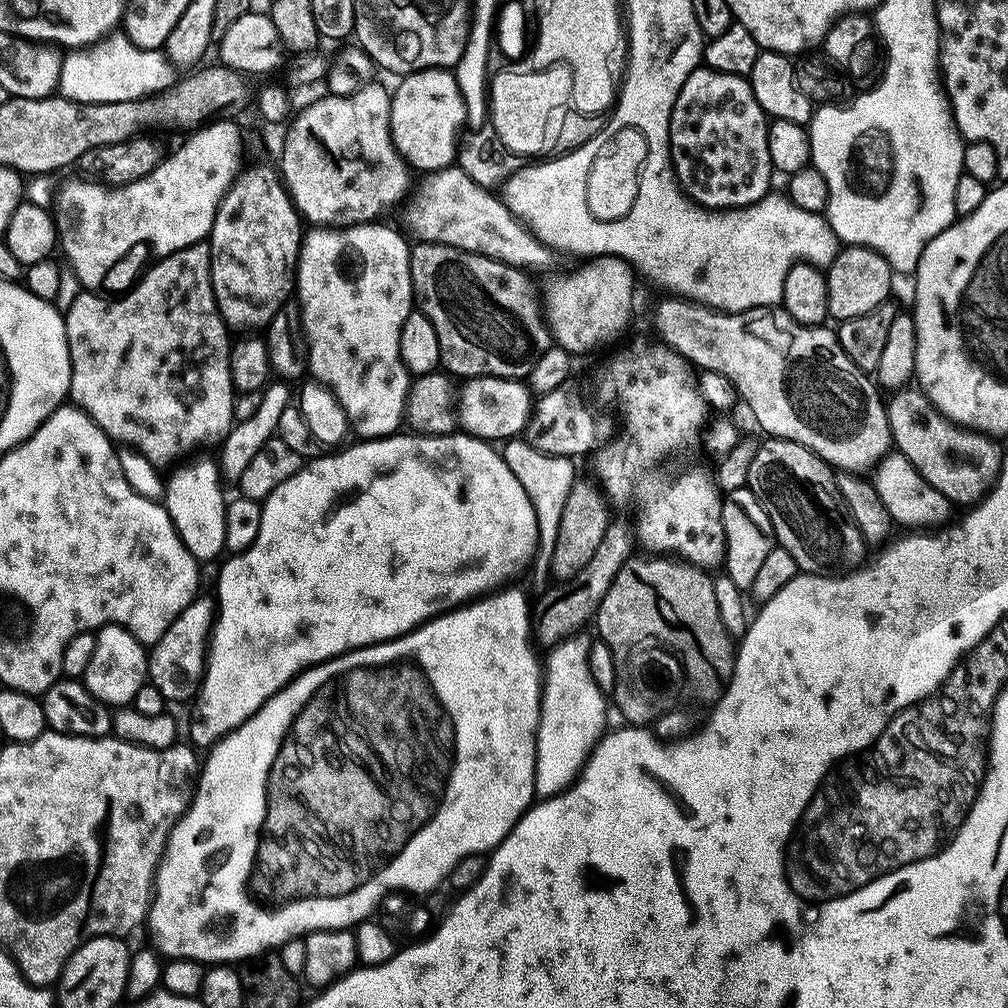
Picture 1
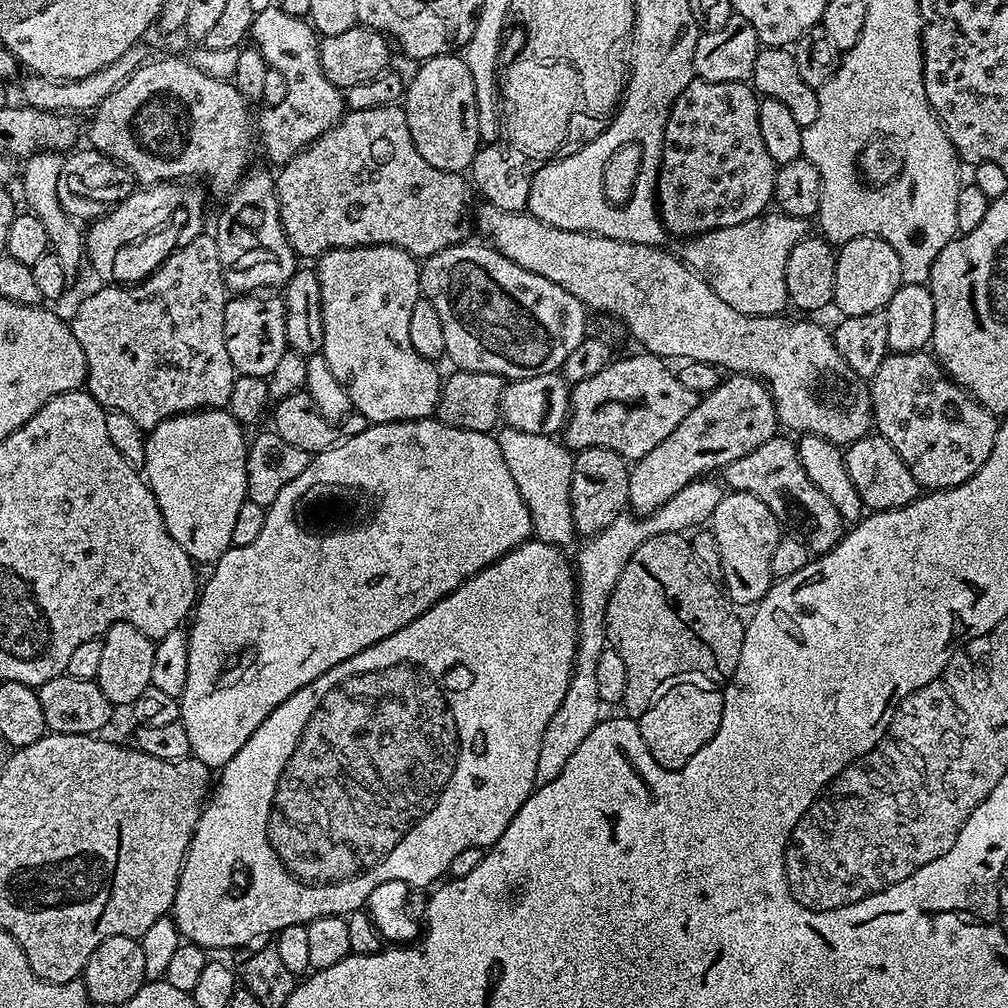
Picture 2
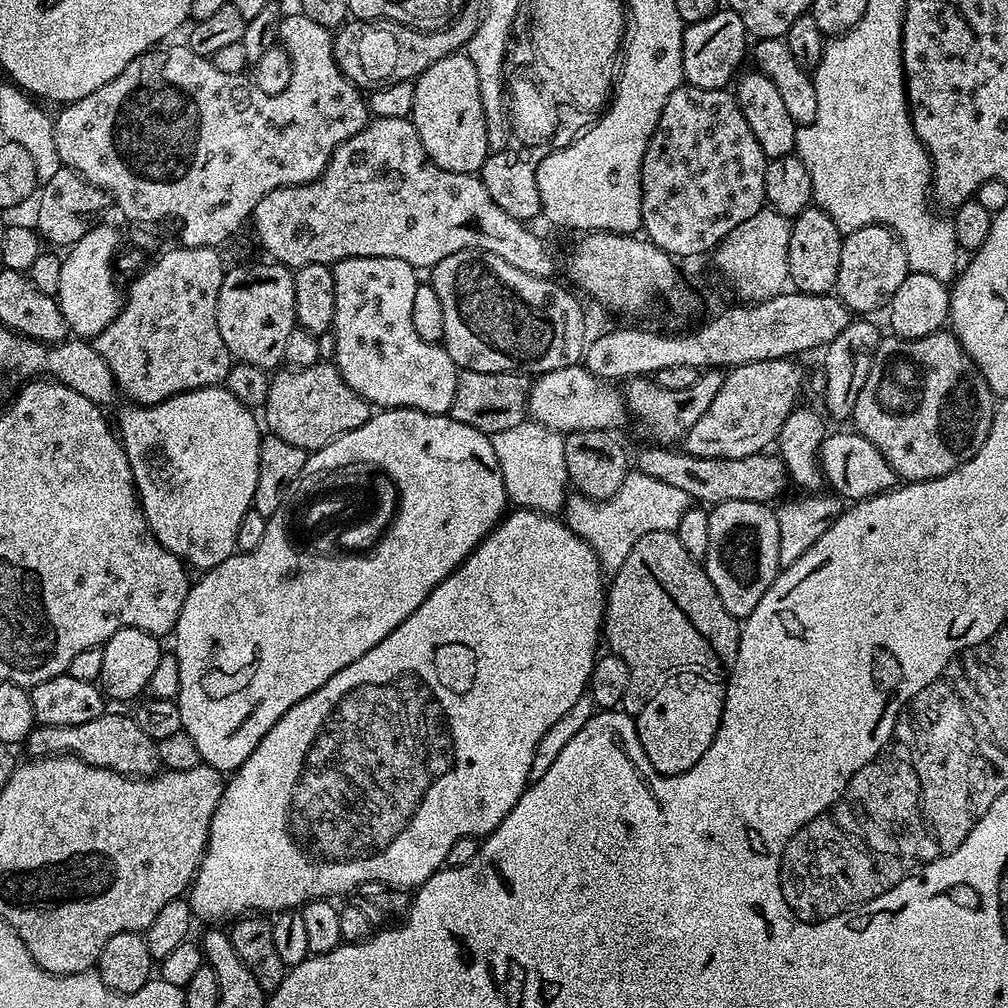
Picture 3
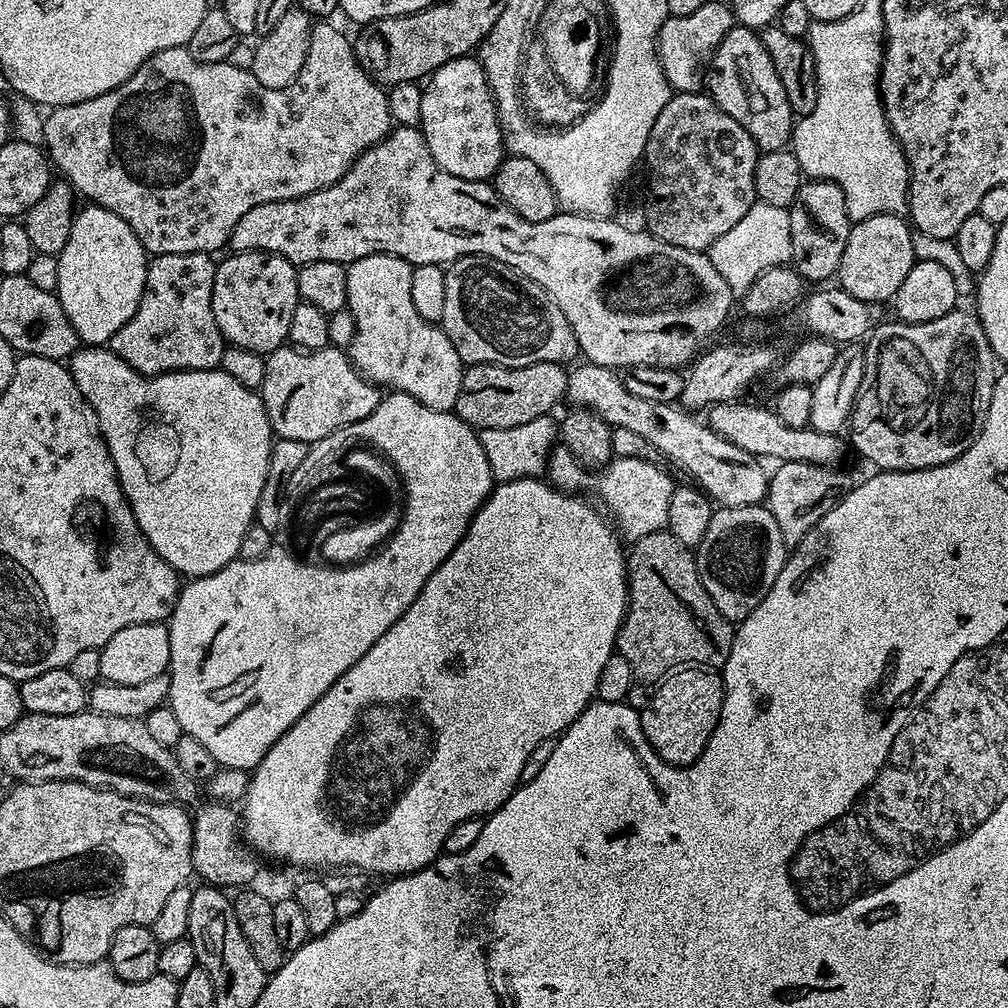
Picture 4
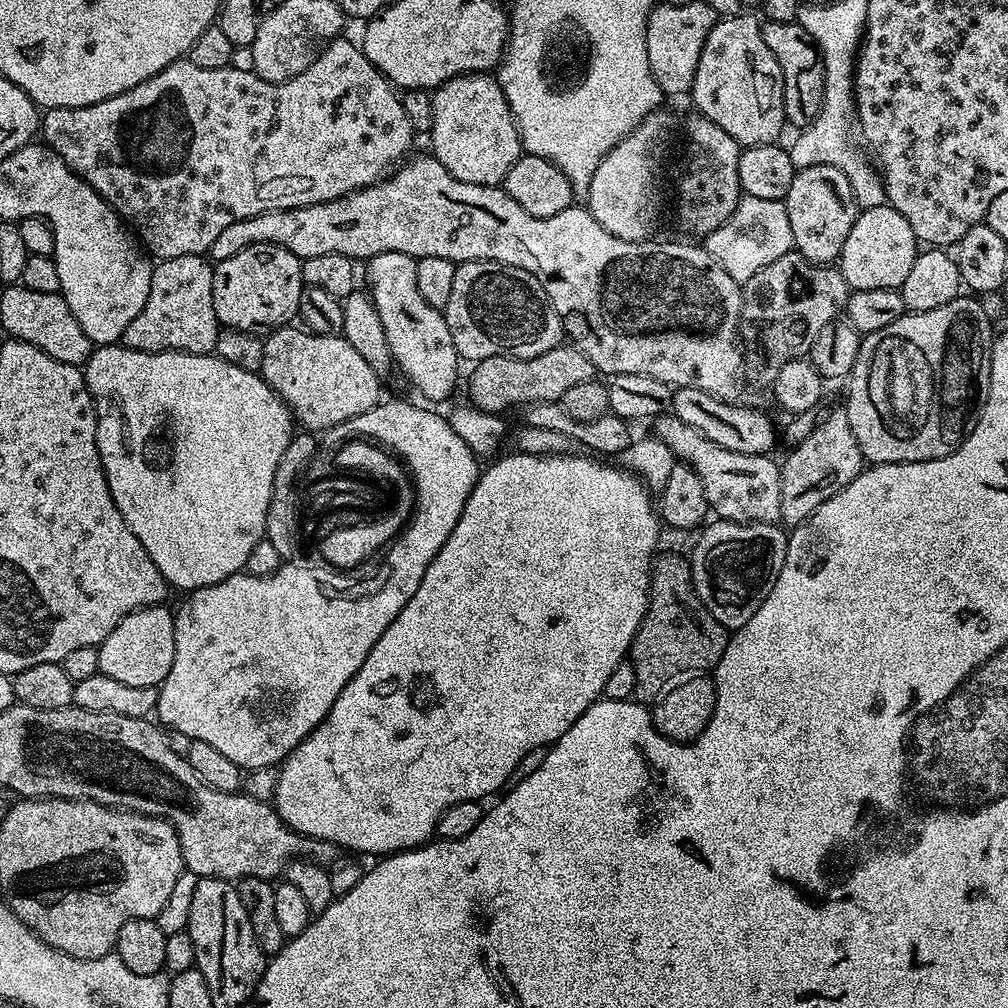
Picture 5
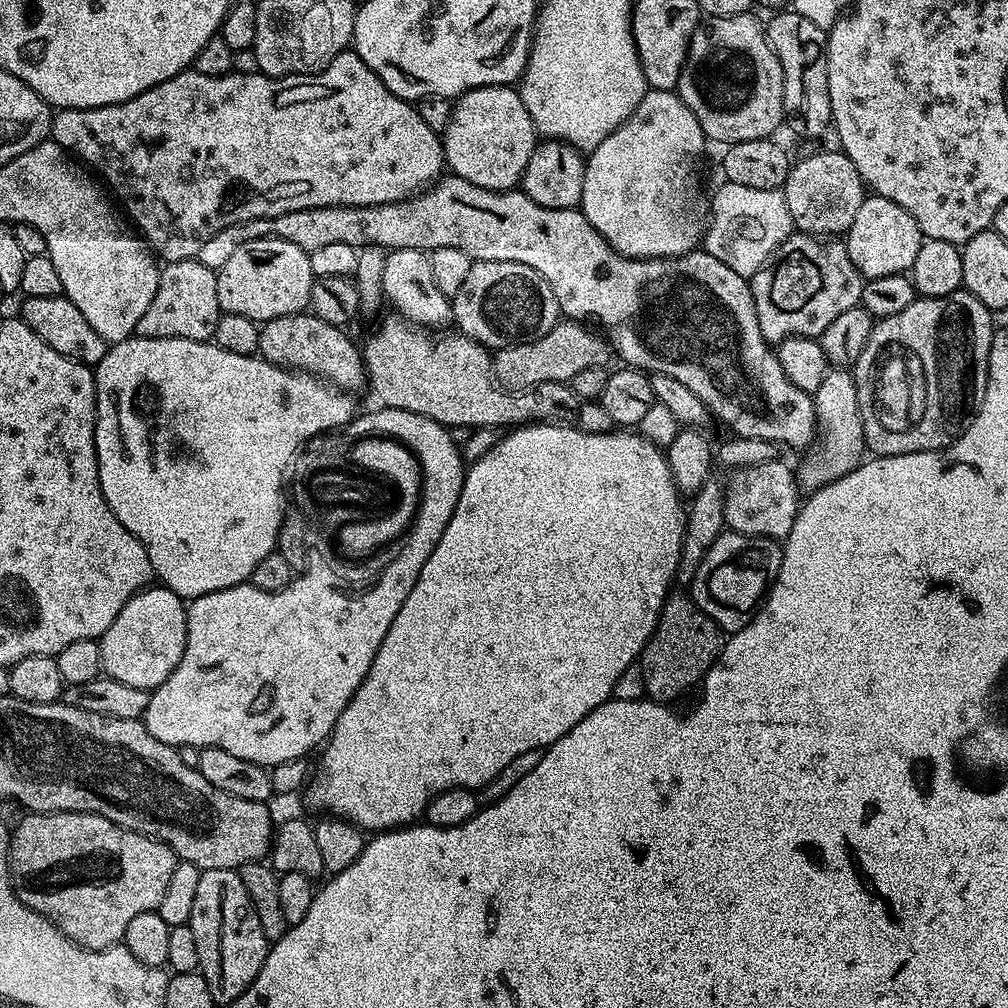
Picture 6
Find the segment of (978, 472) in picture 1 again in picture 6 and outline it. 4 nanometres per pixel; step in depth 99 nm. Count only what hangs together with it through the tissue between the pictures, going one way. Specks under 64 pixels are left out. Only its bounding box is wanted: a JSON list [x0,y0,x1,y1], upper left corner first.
[854,290,993,456]

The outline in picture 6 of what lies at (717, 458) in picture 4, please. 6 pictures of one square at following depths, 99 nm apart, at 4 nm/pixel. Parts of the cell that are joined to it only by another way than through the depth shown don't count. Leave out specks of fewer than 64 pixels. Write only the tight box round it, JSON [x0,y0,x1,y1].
[724,458,802,542]

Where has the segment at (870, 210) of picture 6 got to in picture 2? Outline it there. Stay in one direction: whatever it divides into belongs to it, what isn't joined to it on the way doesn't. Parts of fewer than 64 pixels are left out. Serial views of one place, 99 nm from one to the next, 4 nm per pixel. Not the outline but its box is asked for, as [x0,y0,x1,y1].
[834,236,902,317]

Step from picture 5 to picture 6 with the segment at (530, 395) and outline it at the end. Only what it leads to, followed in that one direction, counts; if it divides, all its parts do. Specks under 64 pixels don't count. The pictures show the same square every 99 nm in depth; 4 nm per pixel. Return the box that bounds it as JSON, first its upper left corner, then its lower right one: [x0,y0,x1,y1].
[492,318,610,390]

